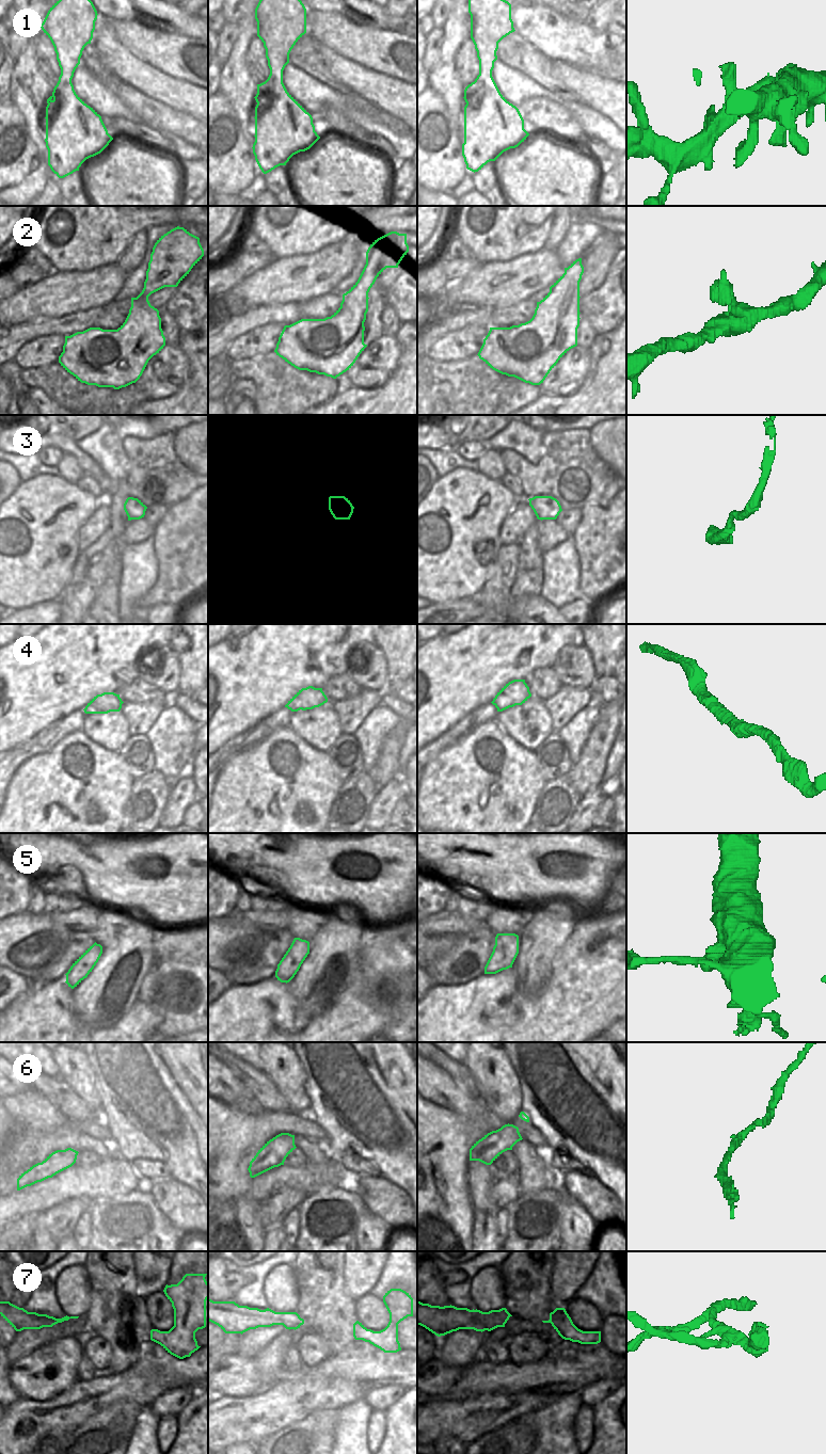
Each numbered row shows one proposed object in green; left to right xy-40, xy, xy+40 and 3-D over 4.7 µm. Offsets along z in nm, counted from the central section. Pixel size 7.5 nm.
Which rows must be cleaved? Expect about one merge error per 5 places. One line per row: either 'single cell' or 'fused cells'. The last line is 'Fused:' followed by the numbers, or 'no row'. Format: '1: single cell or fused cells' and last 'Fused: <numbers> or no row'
1: single cell
2: single cell
3: single cell
4: single cell
5: single cell
6: single cell
7: fused cells
Fused: 7

